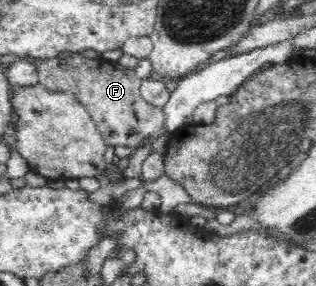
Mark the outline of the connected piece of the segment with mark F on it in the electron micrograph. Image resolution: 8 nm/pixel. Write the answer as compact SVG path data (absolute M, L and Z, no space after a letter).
M73 53L71 56L58 54L52 59L44 59L37 66L37 73L40 85L47 91L67 92L83 105L97 124L98 130L108 146L130 146L132 148L141 146L146 138L155 135L155 132L165 126L164 109L152 106L144 100L139 91L141 81L136 78L135 71L124 68L114 61L107 61L102 58L90 59L77 53Z

